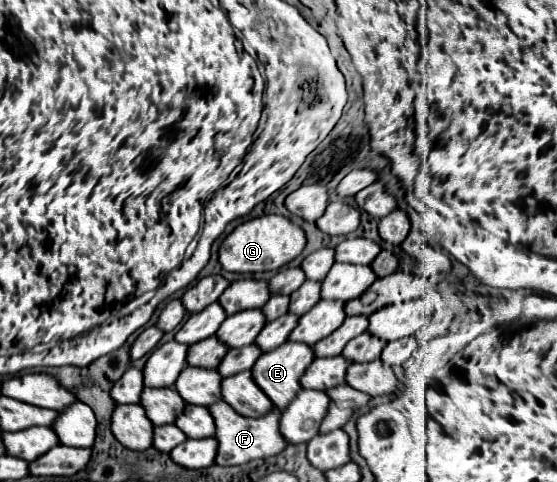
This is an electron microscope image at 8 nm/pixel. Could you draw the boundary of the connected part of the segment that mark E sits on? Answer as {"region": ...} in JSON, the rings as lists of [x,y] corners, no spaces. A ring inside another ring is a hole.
{"region":[[[283,343],[279,345],[277,349],[273,351],[267,351],[263,353],[263,357],[259,357],[255,361],[255,365],[251,367],[251,373],[253,373],[253,381],[261,387],[261,391],[275,403],[275,407],[279,407],[279,411],[283,411],[293,399],[295,399],[295,393],[301,391],[301,375],[303,371],[307,369],[307,365],[313,361],[313,349],[309,345],[303,345],[303,343]]]}

